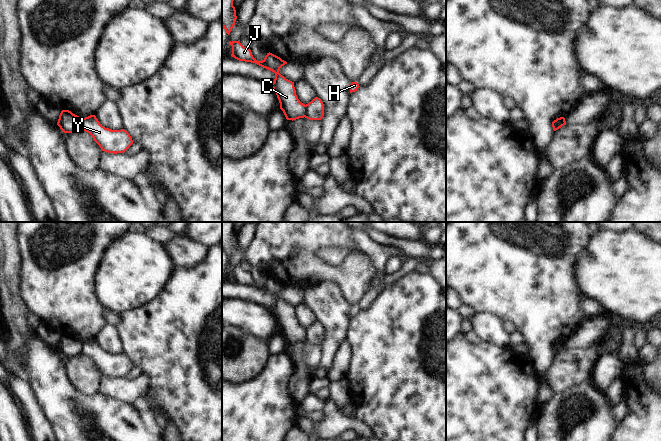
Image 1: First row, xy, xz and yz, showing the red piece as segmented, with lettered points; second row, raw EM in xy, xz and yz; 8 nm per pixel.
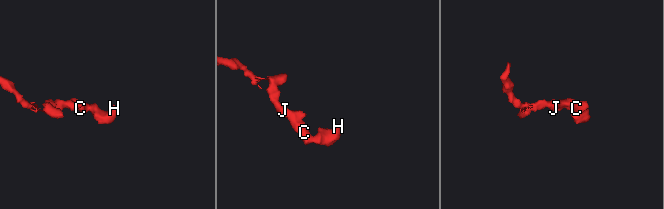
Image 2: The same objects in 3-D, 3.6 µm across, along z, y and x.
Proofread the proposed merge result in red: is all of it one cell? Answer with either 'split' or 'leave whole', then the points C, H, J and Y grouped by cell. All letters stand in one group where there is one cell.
split; C J / H Y

